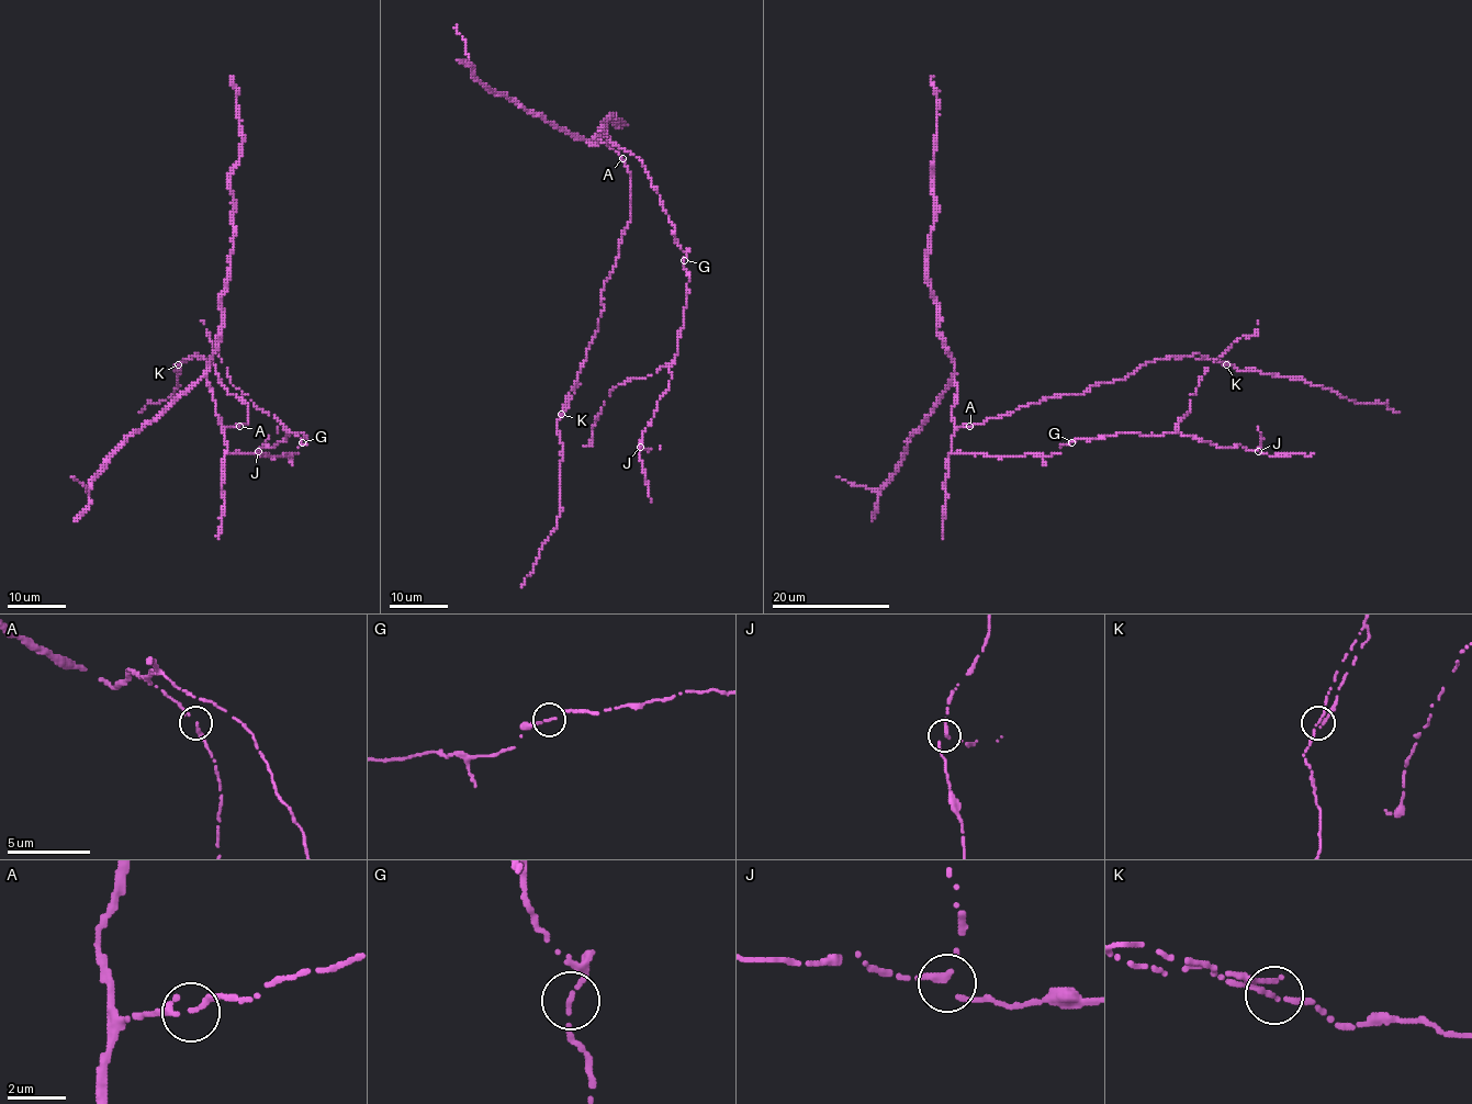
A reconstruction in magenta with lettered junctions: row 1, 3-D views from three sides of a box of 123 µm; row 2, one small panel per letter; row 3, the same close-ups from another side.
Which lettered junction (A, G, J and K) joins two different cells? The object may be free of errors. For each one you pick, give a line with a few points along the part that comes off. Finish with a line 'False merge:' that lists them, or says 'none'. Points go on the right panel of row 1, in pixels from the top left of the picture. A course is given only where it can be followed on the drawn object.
False merge: none

